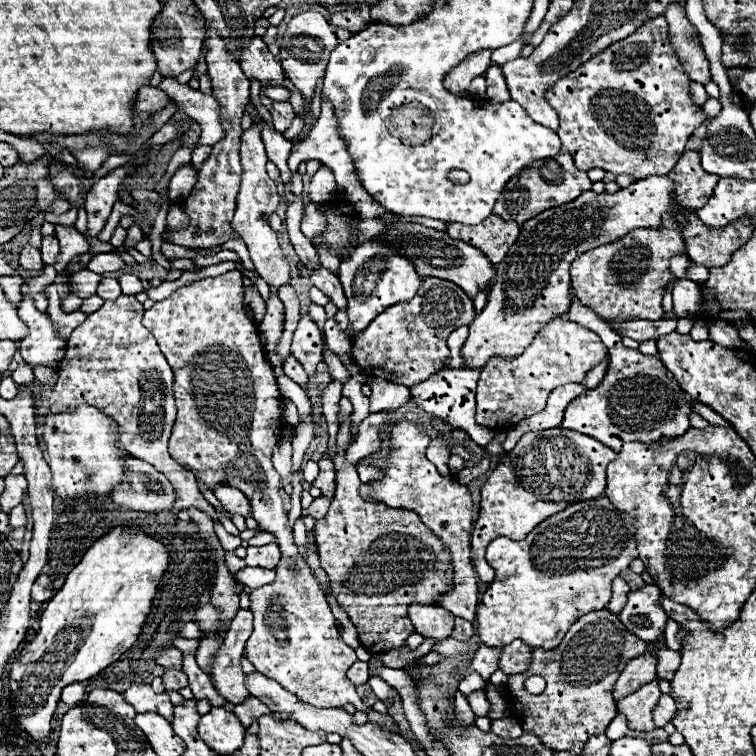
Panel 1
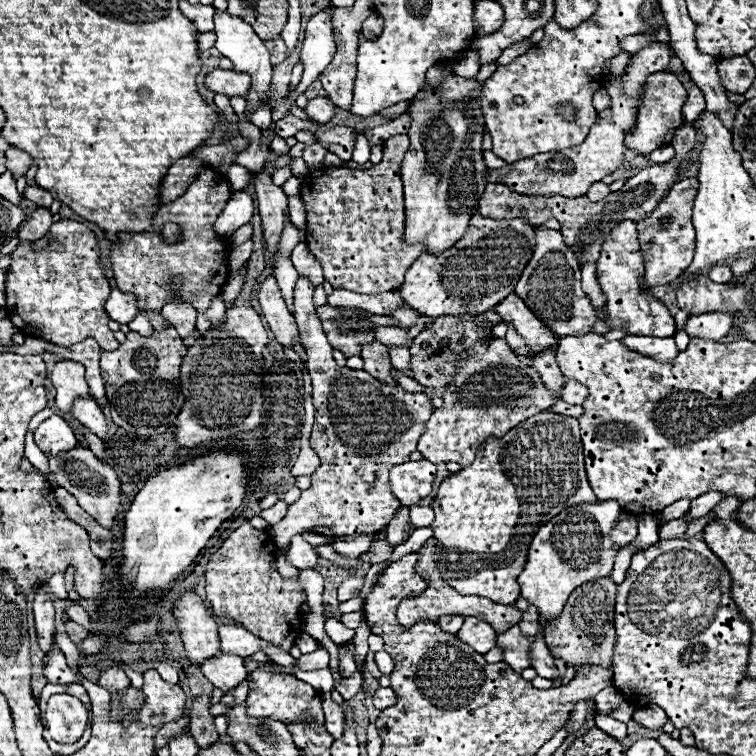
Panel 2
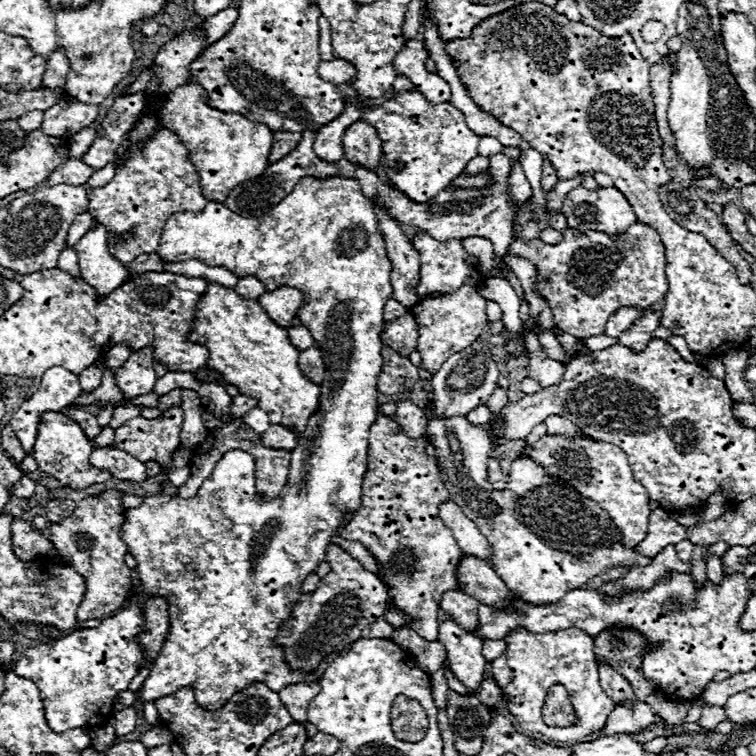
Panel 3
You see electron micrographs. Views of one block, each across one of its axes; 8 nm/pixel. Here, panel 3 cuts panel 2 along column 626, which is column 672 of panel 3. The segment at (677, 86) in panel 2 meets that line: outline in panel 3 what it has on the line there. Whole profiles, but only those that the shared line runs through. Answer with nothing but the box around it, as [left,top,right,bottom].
[650,56,674,146]

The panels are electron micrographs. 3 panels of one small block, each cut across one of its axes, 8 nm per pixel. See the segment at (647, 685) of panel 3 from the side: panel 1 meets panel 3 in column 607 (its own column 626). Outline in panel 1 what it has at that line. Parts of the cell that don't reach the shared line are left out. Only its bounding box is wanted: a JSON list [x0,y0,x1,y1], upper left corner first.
[506,610,648,754]

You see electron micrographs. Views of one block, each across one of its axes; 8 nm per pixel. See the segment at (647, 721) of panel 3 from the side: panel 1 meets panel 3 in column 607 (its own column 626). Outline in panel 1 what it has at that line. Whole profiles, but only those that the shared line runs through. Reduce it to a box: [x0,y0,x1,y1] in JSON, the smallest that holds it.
[606,714,628,742]

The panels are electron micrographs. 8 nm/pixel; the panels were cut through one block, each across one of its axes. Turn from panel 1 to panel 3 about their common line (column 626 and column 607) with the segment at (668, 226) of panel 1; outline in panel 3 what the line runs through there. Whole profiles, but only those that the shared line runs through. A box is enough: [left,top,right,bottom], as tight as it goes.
[508,222,668,338]

